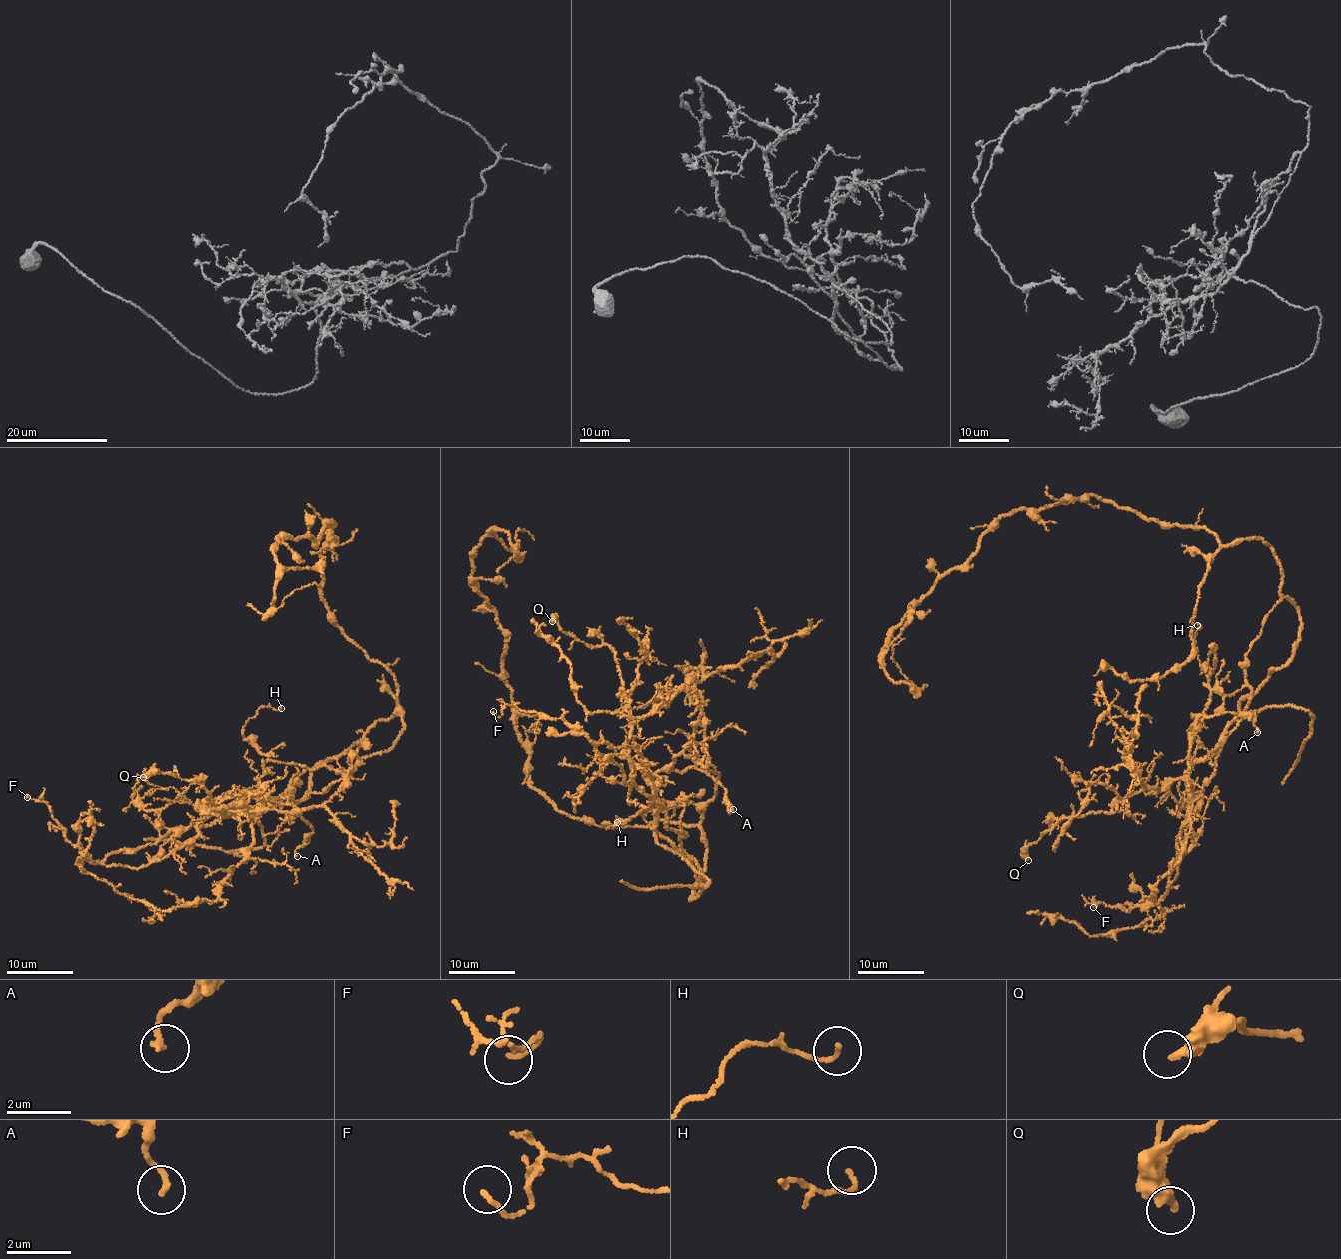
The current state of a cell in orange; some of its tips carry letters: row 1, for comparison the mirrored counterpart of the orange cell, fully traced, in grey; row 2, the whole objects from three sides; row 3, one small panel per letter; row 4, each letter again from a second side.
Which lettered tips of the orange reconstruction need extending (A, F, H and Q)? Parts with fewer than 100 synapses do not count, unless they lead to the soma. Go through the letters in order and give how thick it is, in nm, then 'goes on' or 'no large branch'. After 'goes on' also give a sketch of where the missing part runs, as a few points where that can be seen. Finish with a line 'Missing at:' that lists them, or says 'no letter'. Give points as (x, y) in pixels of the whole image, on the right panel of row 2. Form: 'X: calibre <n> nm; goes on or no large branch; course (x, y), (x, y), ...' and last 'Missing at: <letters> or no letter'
A: calibre 190 nm; no large branch
F: calibre 130 nm; no large branch
H: calibre 130 nm; no large branch
Q: calibre 320 nm; no large branch
Missing at: no letter

